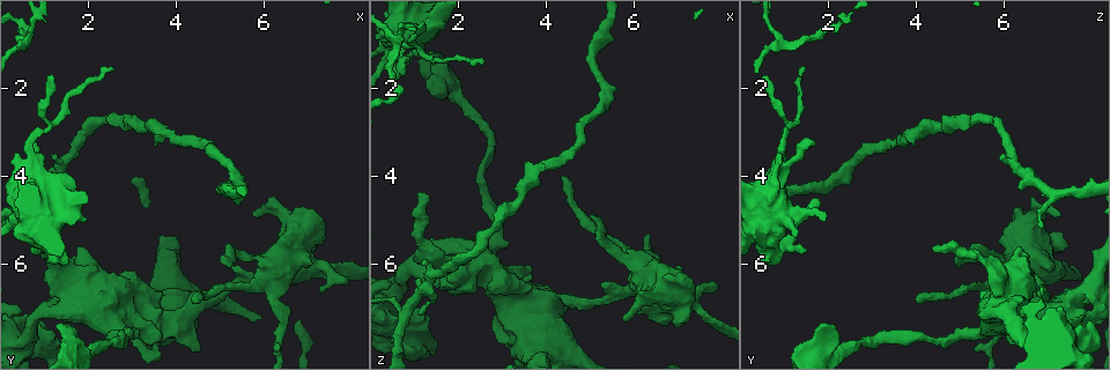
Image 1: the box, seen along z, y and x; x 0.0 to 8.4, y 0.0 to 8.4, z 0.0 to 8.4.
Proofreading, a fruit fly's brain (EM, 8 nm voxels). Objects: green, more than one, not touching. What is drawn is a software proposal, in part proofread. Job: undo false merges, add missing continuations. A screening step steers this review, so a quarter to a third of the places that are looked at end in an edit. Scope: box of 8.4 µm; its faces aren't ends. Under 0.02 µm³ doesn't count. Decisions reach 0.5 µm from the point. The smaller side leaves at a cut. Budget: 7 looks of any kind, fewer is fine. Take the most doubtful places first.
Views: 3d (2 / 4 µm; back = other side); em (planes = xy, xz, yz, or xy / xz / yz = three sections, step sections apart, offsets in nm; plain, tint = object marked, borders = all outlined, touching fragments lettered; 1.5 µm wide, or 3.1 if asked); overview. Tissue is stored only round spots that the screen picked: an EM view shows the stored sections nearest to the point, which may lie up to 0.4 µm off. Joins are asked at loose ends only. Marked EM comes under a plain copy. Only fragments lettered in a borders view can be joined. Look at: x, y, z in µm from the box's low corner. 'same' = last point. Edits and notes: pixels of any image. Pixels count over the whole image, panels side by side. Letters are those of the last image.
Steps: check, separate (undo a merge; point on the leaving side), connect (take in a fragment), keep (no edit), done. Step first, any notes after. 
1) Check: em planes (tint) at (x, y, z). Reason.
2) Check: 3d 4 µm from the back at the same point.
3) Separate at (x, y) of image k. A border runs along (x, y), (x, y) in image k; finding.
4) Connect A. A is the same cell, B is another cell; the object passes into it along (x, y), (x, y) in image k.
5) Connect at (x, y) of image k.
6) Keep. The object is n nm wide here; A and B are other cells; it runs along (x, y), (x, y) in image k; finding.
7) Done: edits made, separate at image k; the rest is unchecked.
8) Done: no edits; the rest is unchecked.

Check: 3d 2 µm from the back at (1.60, 5.95, 0.70). Branch stops here.

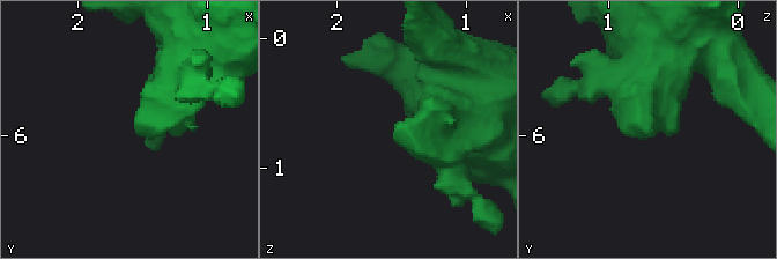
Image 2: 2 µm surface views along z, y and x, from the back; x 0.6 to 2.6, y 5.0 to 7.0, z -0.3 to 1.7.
Check: em planes (borders) at (1.56, 5.98, 0.70). Need the tissue.

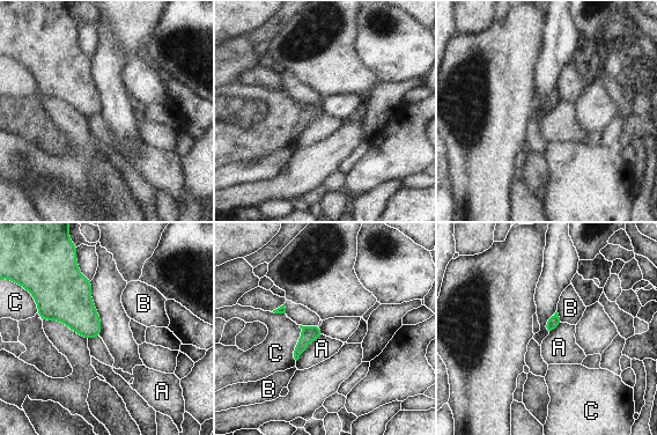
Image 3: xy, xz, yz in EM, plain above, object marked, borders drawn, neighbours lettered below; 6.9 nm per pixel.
Keep. The longest contact is with C, 380 nm; A, B and C are other cells; a border runs along (322, 333), (305, 348), (296, 361) in image 3; none of them fits.

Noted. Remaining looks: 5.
Check: 3d 4 µm at (2.60, 1.60, 1.50). Thin end.

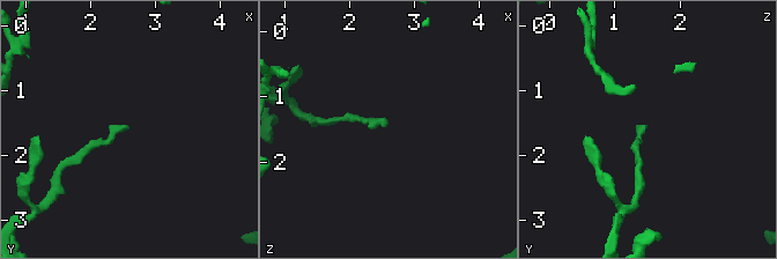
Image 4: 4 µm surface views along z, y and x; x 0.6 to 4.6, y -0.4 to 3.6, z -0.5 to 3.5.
Check: em planes (tint) at (2.55, 1.60, 1.45).

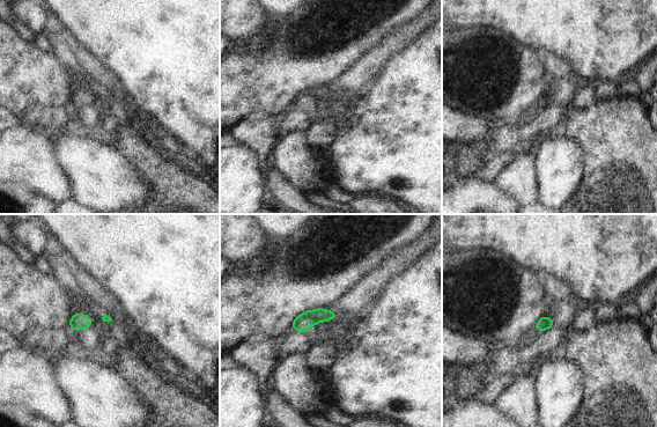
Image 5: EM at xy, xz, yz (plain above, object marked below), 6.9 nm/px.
Check: em planes (borders) at the same point. See the neighbours.

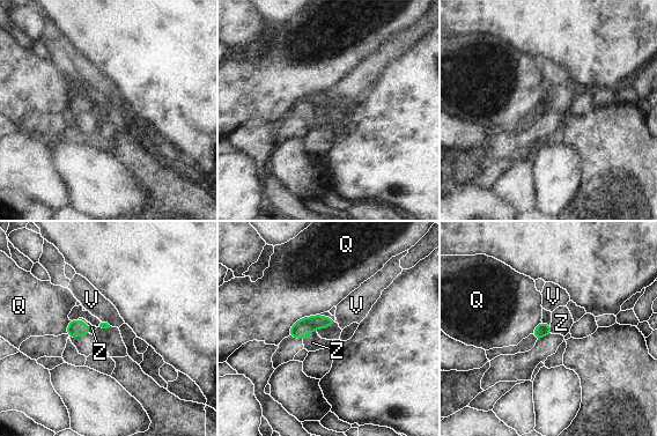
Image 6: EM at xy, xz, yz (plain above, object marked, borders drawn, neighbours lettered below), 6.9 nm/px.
Connect Z. The longest contact is with Q, 260 nm; Z is the same cell, Q and V are other cells; the object passes into it along (301, 329), (309, 333), (312, 342) in image 6; the cell continues.

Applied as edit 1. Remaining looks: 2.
Check: em planes (borders) at (7.05, 6.00, 6.10). Branch stops here.

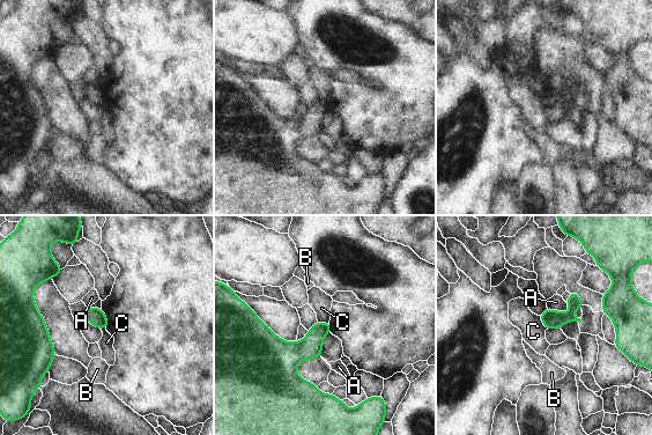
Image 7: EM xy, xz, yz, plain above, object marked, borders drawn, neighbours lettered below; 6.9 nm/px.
Keep. A, B and C are other cells; a border runs along (539, 316), (547, 329) in image 7; none of them fits.

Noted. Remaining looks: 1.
Done: edits made, connect at image 6; the rest is unchecked.

